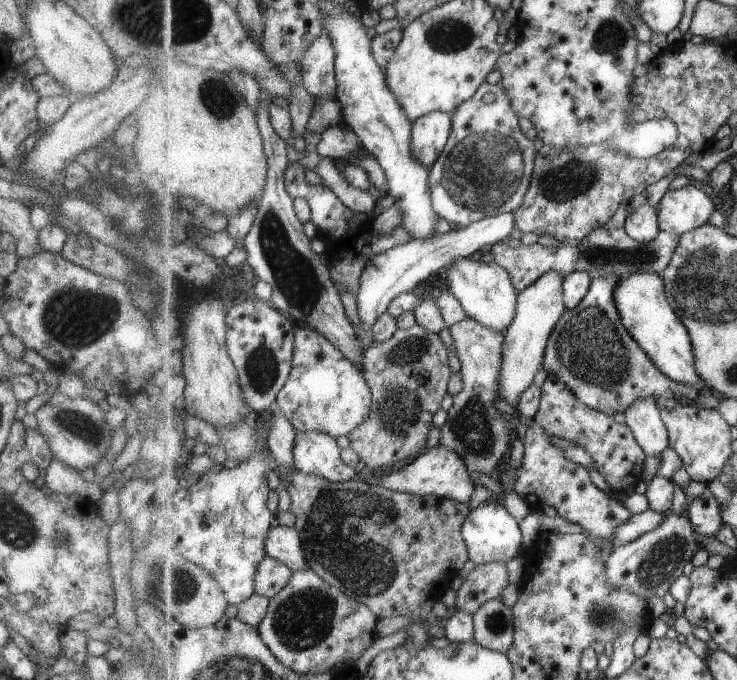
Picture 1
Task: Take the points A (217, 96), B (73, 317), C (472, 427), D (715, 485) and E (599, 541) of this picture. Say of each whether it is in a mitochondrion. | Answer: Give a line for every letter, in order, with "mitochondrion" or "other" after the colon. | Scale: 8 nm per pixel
A: mitochondrion
B: mitochondrion
C: mitochondrion
D: other
E: other

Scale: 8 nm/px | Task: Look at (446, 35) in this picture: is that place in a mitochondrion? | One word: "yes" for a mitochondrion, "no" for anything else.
yes

